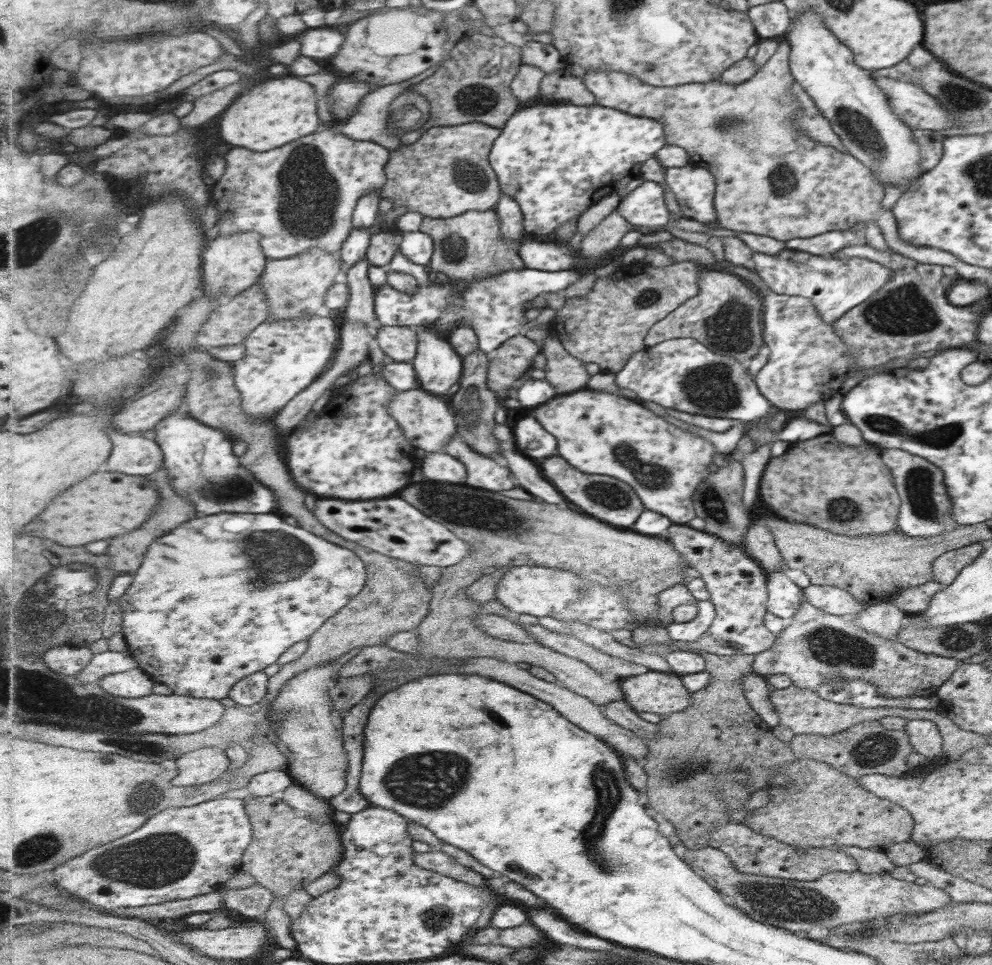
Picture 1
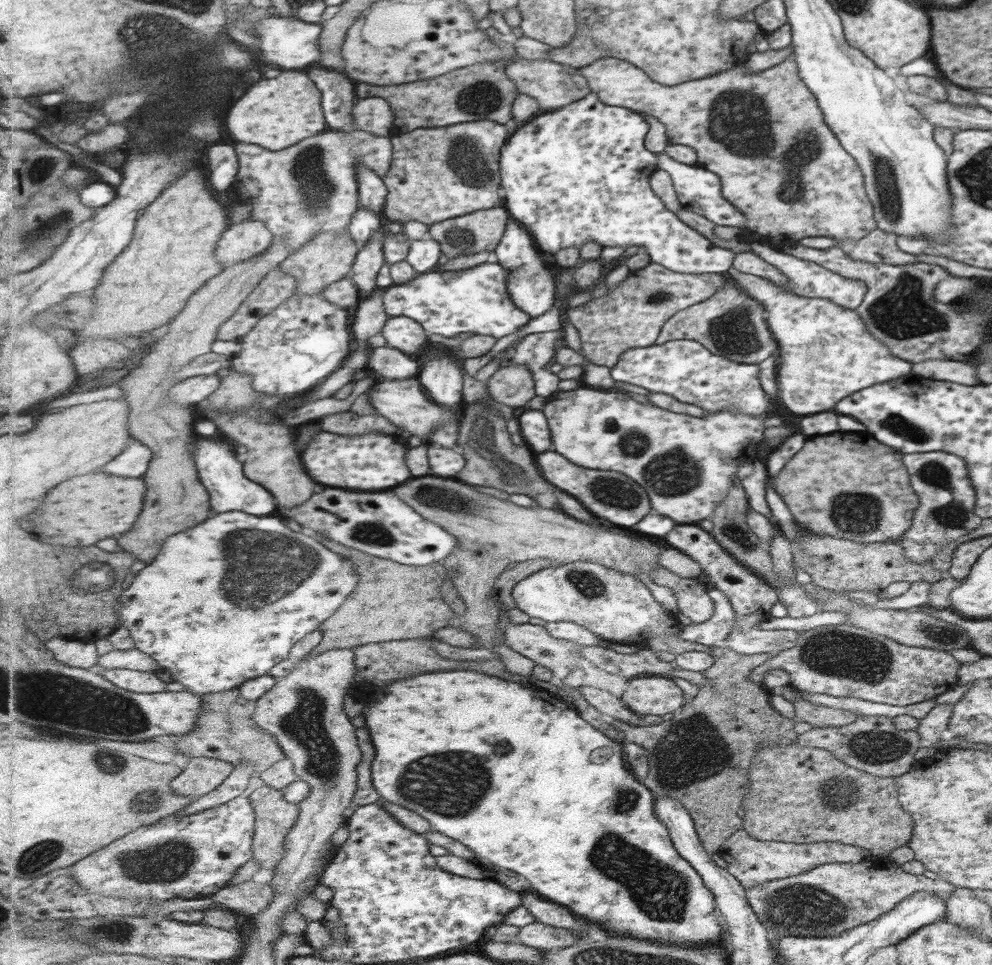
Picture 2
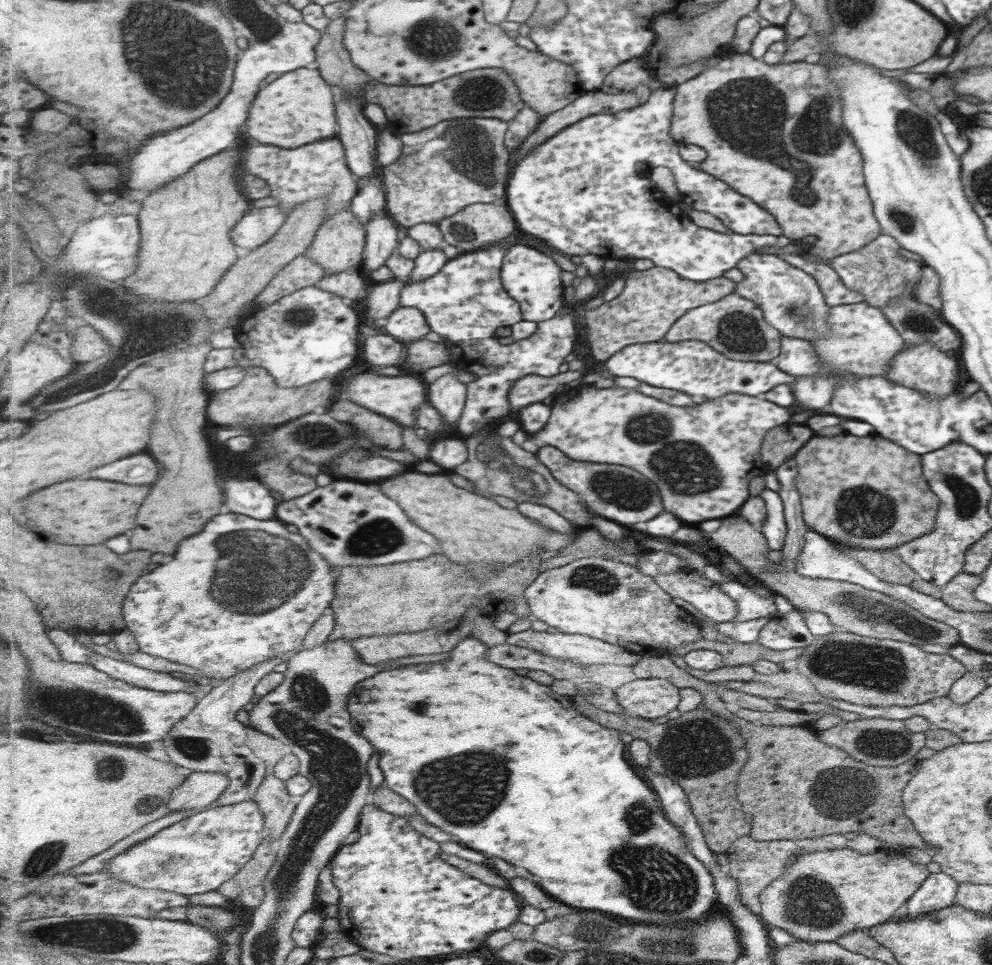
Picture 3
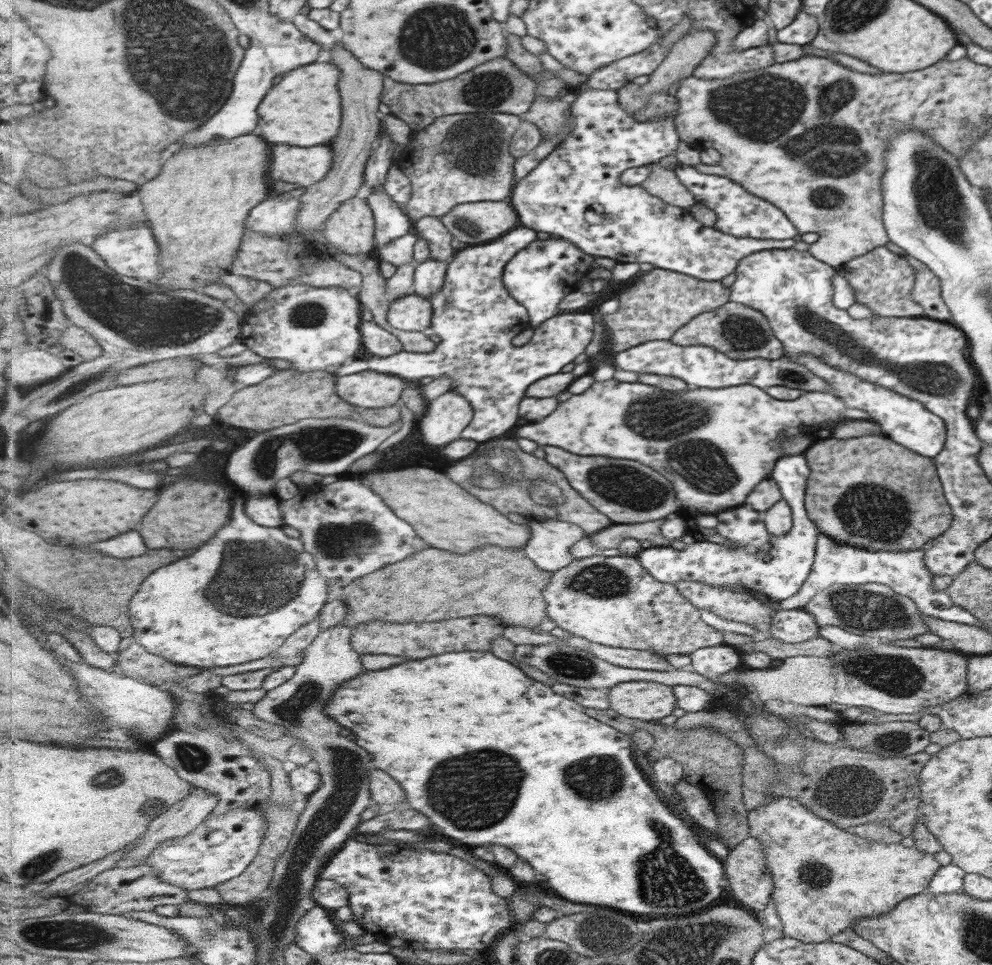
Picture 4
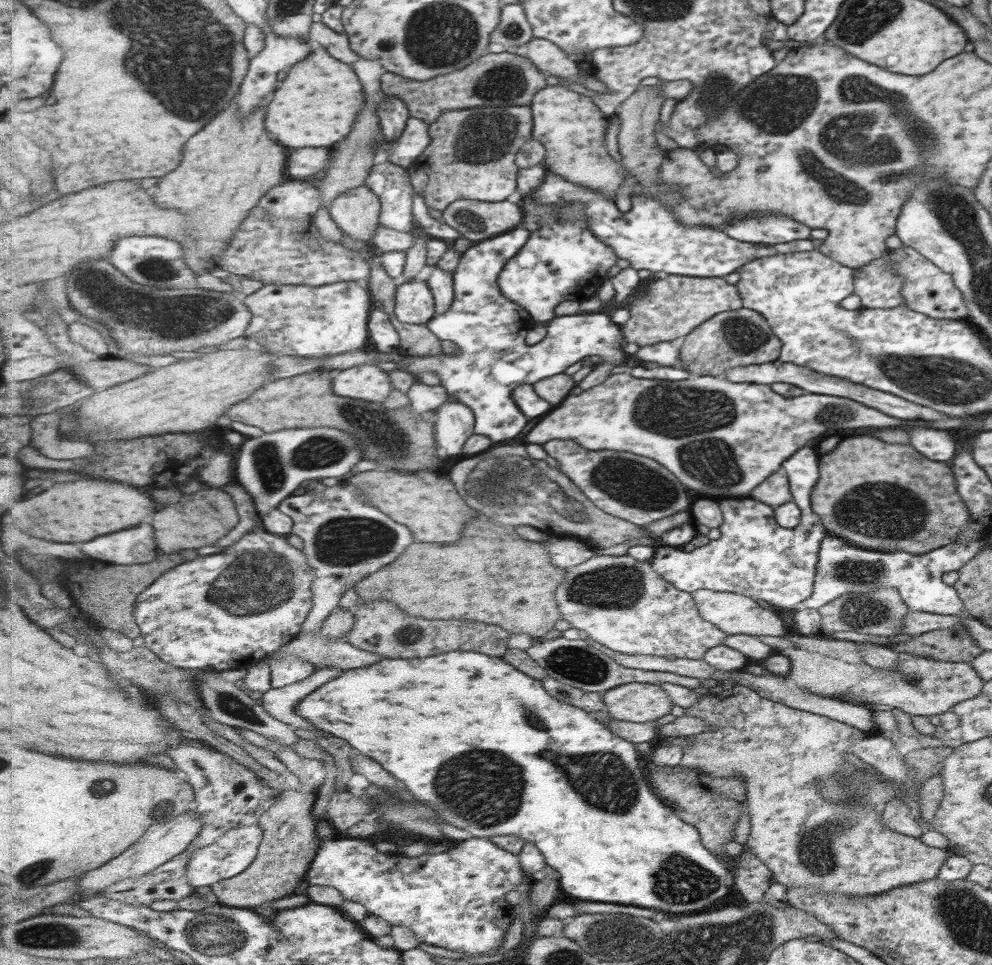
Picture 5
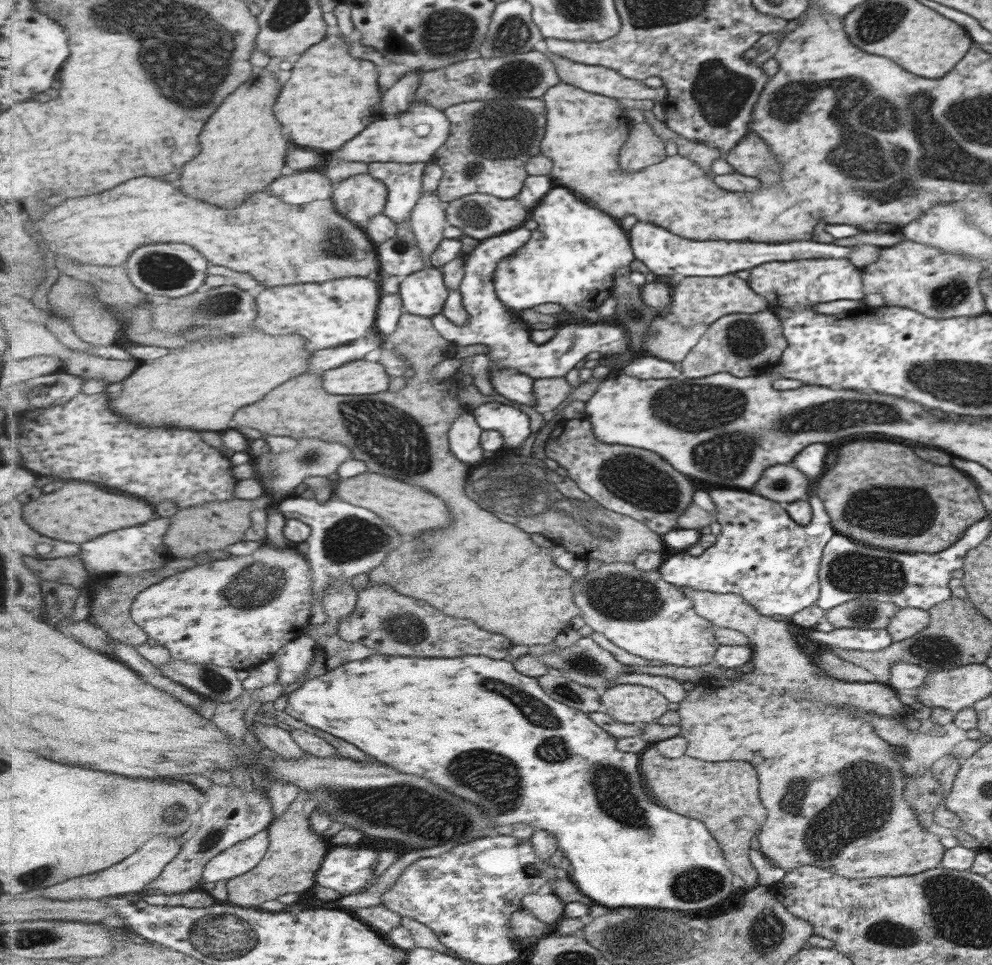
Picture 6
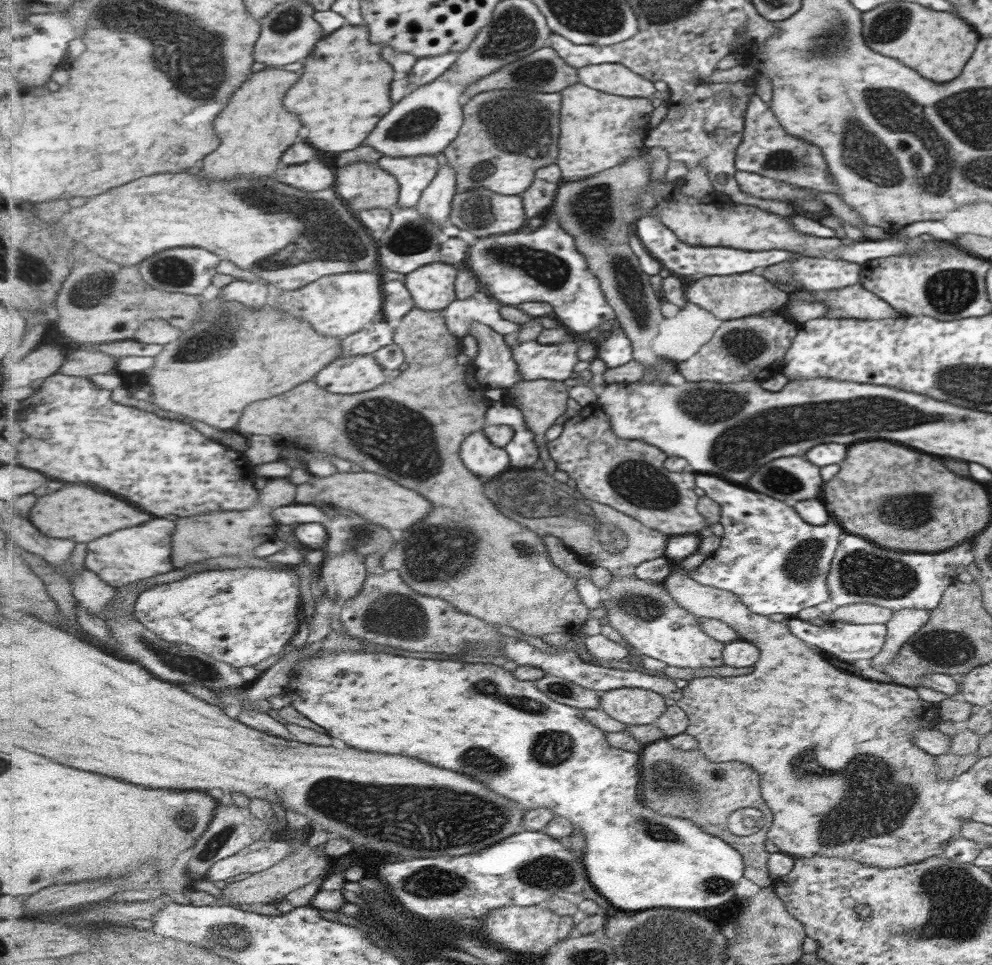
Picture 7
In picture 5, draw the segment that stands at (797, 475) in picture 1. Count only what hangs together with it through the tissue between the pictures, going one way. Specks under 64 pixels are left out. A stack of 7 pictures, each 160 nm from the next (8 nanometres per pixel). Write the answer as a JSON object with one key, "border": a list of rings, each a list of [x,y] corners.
{"border":[[[855,436],[841,440],[831,454],[819,456],[819,460],[819,480],[811,488],[809,508],[818,516],[827,534],[846,538],[847,542],[855,543],[855,546],[862,546],[867,550],[925,554],[949,545],[955,540],[959,530],[965,531],[967,519],[975,519],[975,516],[967,514],[967,508],[963,506],[958,490],[955,490],[956,478],[949,464],[927,460],[911,446],[885,444],[877,438]]]}

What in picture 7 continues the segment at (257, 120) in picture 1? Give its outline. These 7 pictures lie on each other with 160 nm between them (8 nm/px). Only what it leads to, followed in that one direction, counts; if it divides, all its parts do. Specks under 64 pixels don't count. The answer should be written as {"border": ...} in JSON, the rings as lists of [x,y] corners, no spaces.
{"border":[[[348,24],[320,40],[312,54],[306,57],[303,78],[299,80],[299,86],[289,90],[287,94],[287,110],[295,110],[295,114],[303,116],[303,122],[307,122],[309,142],[321,150],[327,152],[347,152],[361,146],[375,126],[391,112],[393,104],[392,85],[397,74],[394,66],[383,58],[383,45],[375,45],[370,42],[370,32],[367,25],[351,26]]]}

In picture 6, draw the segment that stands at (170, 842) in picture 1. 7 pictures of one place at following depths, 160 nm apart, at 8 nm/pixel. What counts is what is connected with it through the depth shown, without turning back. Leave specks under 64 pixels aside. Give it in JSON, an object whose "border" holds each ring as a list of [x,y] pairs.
{"border":[[[265,829],[213,857],[203,873],[203,882],[219,882],[247,874],[259,866],[270,850],[270,832]]]}

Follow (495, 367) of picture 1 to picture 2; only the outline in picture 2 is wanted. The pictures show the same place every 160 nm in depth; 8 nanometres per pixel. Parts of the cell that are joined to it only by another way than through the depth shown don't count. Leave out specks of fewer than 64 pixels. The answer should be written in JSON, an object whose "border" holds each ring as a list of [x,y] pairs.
{"border":[[[524,364],[501,366],[486,383],[497,402],[512,408],[527,408],[536,395],[534,374]]]}

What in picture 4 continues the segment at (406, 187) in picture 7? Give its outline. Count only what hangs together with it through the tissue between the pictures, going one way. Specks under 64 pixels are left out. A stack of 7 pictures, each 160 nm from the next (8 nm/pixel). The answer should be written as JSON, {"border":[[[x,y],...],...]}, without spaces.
{"border":[[[380,186],[374,191],[367,191],[368,193],[365,198],[374,210],[376,220],[376,254],[385,244],[389,244],[395,239],[414,232],[415,220],[407,214],[404,208],[401,207],[401,204],[395,202],[385,192],[383,186]]]}

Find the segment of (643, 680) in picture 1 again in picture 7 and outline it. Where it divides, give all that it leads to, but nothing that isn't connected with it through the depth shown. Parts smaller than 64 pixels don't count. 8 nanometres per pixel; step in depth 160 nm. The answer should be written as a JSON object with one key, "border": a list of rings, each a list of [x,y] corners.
{"border":[[[616,688],[601,693],[601,708],[627,725],[655,724],[668,709],[662,694],[644,688]]]}

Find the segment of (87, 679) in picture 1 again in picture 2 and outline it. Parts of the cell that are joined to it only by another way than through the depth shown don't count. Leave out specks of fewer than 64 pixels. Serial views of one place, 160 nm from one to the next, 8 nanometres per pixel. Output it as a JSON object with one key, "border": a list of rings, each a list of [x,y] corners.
{"border":[[[138,648],[131,650],[113,650],[100,656],[100,661],[90,670],[99,673],[101,669],[126,668],[129,670],[140,670],[143,672],[153,672],[162,668],[158,662],[146,652]]]}

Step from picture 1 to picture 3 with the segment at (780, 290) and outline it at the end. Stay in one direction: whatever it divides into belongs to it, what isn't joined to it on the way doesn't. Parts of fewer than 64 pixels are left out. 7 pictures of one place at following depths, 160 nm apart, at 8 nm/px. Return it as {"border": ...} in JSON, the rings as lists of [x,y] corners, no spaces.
{"border":[[[775,254],[785,259],[790,265],[803,269],[818,282],[819,290],[824,294],[824,301],[829,306],[853,304],[862,301],[862,295],[850,290],[838,277],[838,273],[825,263],[814,263],[797,254]]]}

